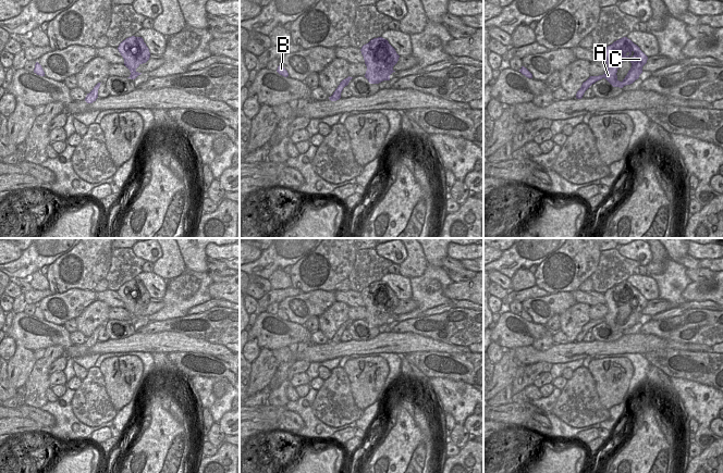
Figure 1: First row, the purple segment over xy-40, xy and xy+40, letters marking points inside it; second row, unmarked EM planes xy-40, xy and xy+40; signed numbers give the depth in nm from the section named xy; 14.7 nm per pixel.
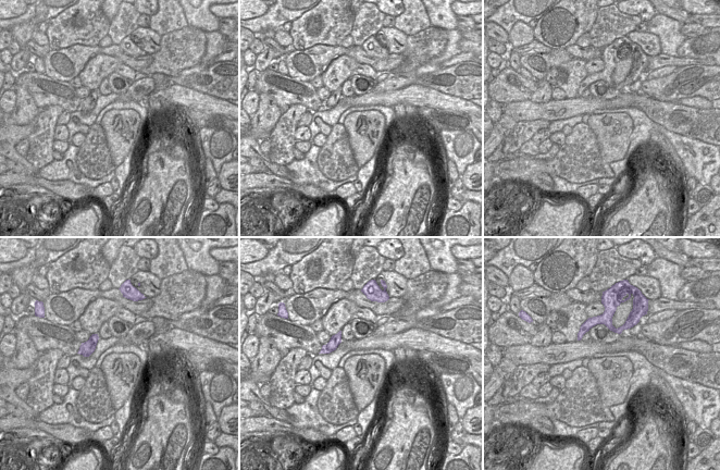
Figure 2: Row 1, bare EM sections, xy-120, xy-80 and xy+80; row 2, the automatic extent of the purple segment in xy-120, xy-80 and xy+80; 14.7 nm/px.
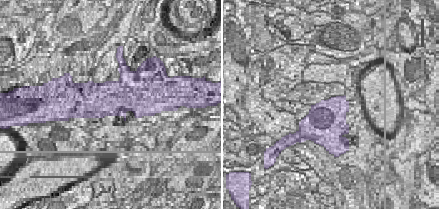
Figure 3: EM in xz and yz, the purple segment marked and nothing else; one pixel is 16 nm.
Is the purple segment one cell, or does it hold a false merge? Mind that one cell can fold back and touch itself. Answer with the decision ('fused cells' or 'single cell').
single cell

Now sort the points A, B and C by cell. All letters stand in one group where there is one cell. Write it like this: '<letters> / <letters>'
A B C

